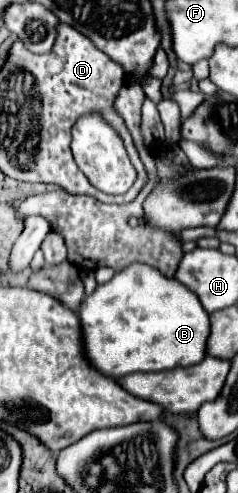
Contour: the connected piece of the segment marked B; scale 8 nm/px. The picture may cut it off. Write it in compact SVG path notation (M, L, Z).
M133 263L115 273L109 283L97 285L91 295L83 297L77 315L89 363L115 379L137 371L189 367L205 357L209 315L197 295L149 265Z

